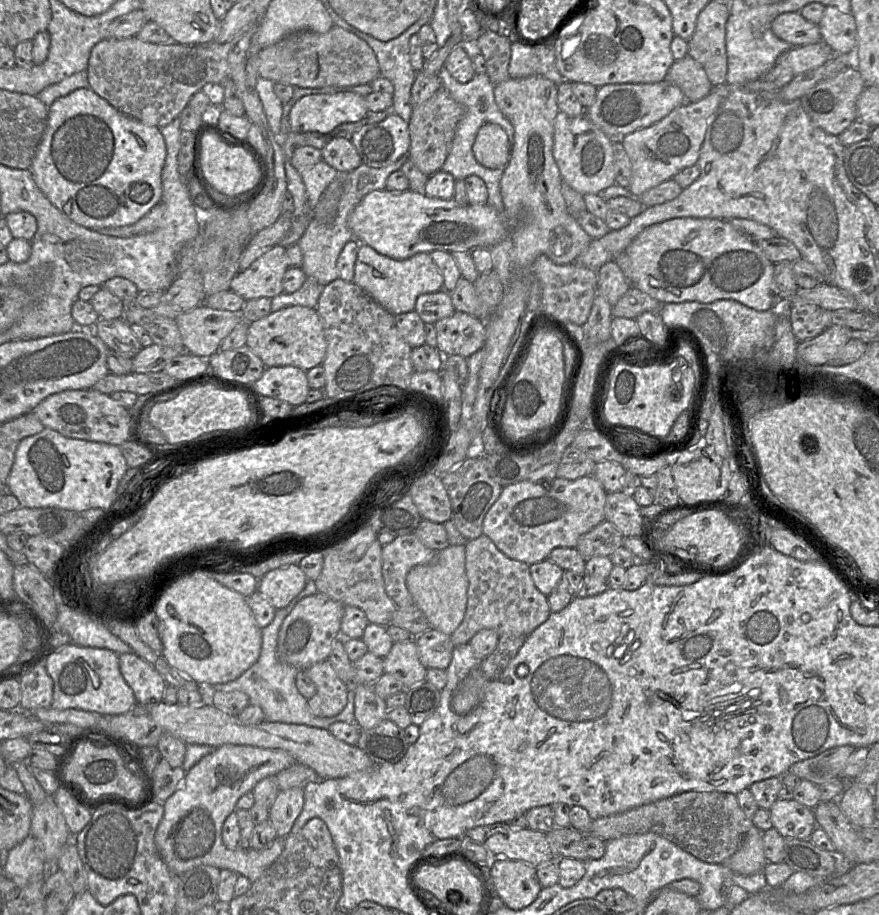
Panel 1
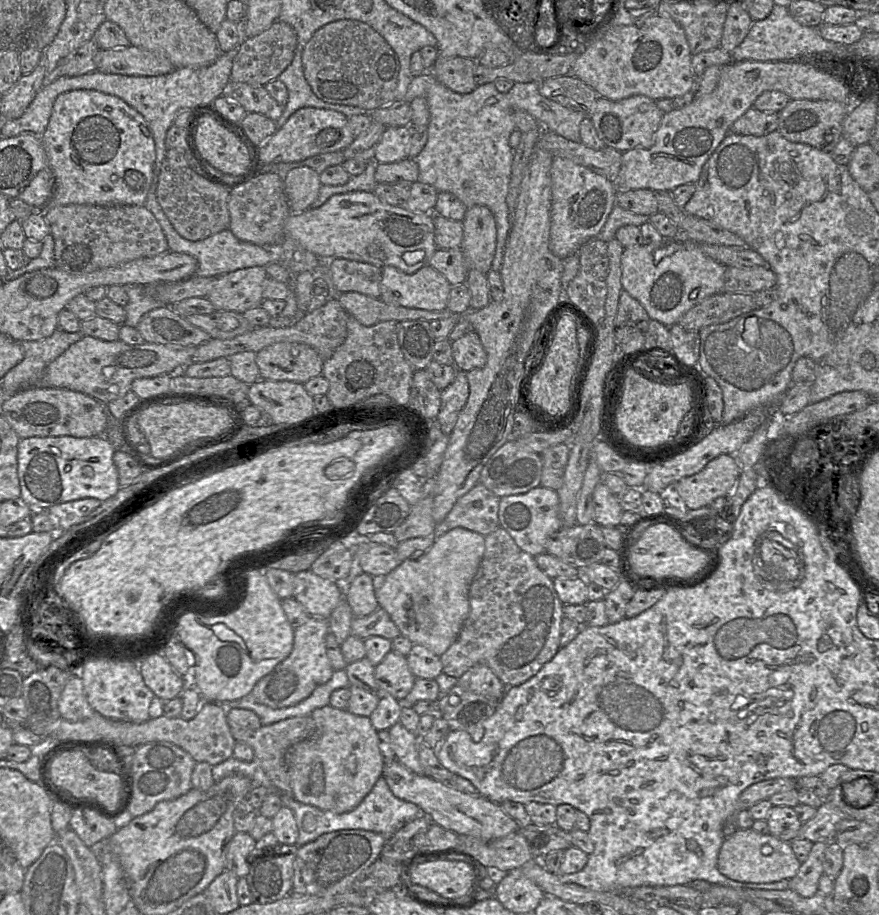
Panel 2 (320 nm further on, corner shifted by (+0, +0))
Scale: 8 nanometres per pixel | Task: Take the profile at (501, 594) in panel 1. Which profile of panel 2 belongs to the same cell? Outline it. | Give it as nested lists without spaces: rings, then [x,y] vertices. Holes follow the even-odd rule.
[[[502,527],[485,536],[485,551],[470,585],[469,603],[469,615],[457,639],[440,656],[445,674],[458,679],[472,666],[482,664],[488,666],[507,687],[518,686],[533,677],[559,650],[564,604],[555,591],[553,580],[541,571],[535,558],[523,551]]]

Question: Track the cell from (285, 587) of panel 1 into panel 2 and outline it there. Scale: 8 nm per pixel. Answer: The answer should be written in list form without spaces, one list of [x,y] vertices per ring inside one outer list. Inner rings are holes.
[[[309,570],[295,573],[294,596],[311,616],[328,619],[344,598],[342,585]]]

